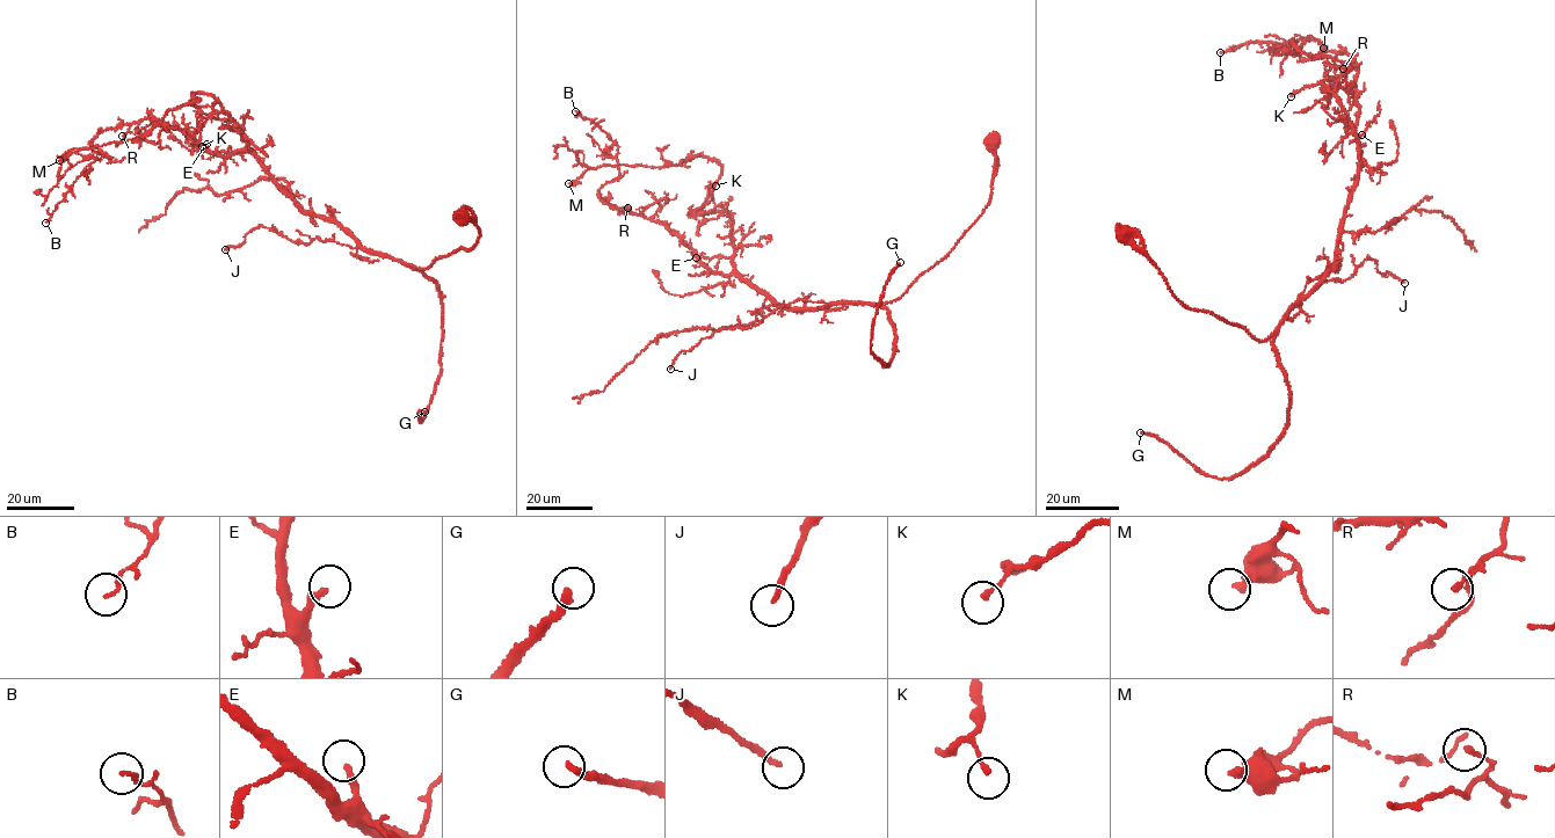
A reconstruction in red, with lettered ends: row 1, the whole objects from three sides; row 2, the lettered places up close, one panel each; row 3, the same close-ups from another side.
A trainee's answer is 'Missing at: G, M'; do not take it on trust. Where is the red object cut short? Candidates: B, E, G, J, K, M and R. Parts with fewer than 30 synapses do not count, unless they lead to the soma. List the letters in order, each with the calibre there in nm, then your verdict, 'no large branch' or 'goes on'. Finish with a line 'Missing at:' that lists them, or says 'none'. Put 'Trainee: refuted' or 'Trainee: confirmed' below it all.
B: calibre 130 nm; no large branch
E: calibre 280 nm; goes on
G: calibre 280 nm; goes on
J: calibre 180 nm; no large branch
K: calibre 170 nm; no large branch
M: calibre 320 nm; no large branch
R: calibre 180 nm; no large branch
Missing at: E, G
Trainee: refuted

